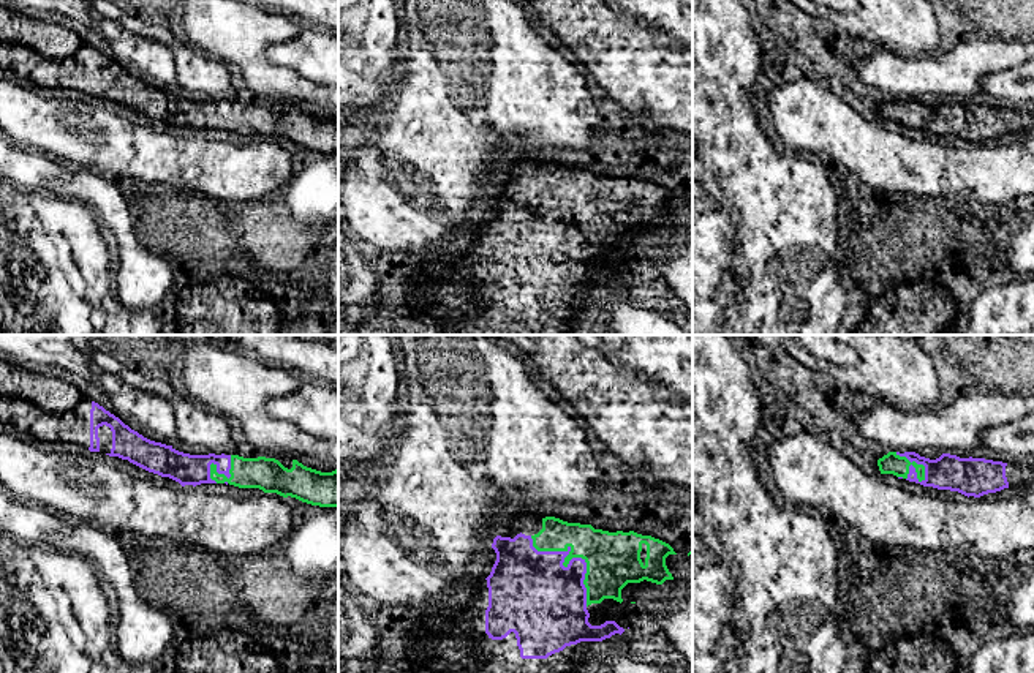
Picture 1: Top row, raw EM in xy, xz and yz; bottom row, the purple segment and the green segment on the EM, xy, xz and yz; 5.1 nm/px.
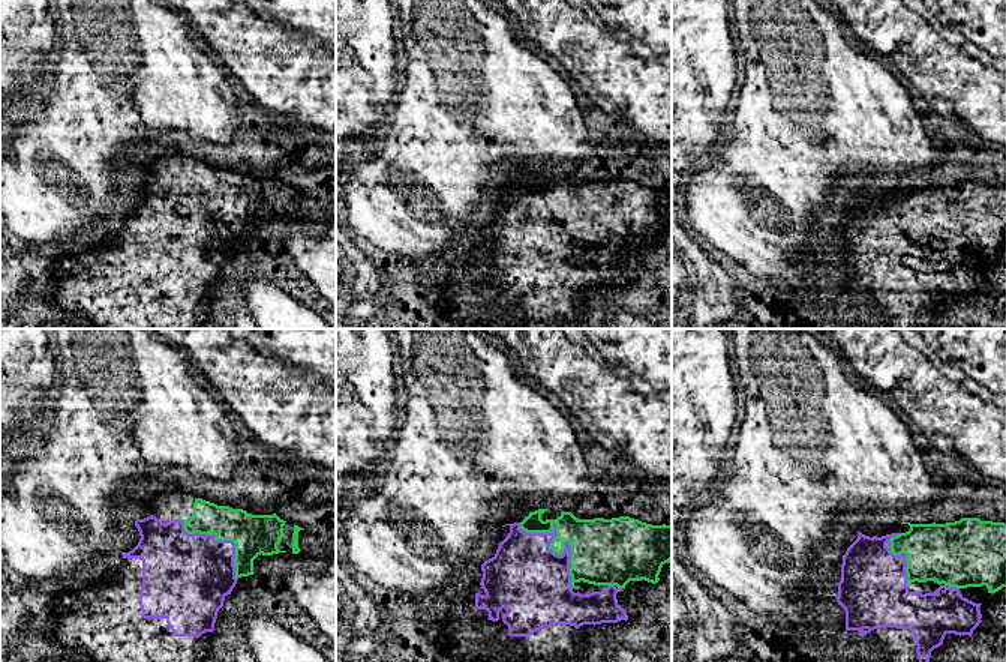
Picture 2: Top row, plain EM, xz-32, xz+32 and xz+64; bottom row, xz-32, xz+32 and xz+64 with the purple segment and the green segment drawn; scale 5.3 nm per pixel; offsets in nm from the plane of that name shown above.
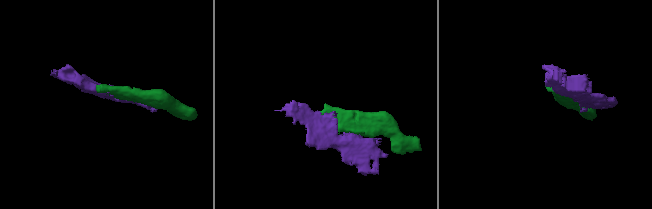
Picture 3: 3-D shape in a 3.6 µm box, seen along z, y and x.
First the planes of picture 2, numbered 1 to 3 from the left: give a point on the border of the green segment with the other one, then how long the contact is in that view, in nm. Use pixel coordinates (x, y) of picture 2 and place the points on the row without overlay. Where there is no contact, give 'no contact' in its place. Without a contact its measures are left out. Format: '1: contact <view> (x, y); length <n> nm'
1: contact xz-32 (221, 204); length 440 nm
2: contact xz+32 (556, 218); length 460 nm
3: contact xz+64 (903, 216); length 280 nm

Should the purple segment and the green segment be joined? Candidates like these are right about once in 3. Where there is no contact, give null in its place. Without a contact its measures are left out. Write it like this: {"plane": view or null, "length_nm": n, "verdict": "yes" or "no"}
{"plane": "xz", "length_nm": 460, "verdict": "yes"}

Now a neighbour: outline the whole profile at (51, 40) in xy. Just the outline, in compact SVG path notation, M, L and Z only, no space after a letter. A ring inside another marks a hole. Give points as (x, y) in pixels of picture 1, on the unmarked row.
M0 5L0 41L32 47L49 60L65 60L82 47L73 30Z

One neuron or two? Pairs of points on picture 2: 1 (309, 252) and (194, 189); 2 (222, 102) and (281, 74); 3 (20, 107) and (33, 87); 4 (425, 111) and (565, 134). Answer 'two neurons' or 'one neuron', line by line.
1: two neurons
2: two neurons
3: one neuron
4: one neuron

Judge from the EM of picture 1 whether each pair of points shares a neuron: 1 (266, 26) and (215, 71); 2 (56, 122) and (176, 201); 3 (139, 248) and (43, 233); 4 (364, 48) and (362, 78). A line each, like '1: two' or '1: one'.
1: two
2: two
3: two
4: one

